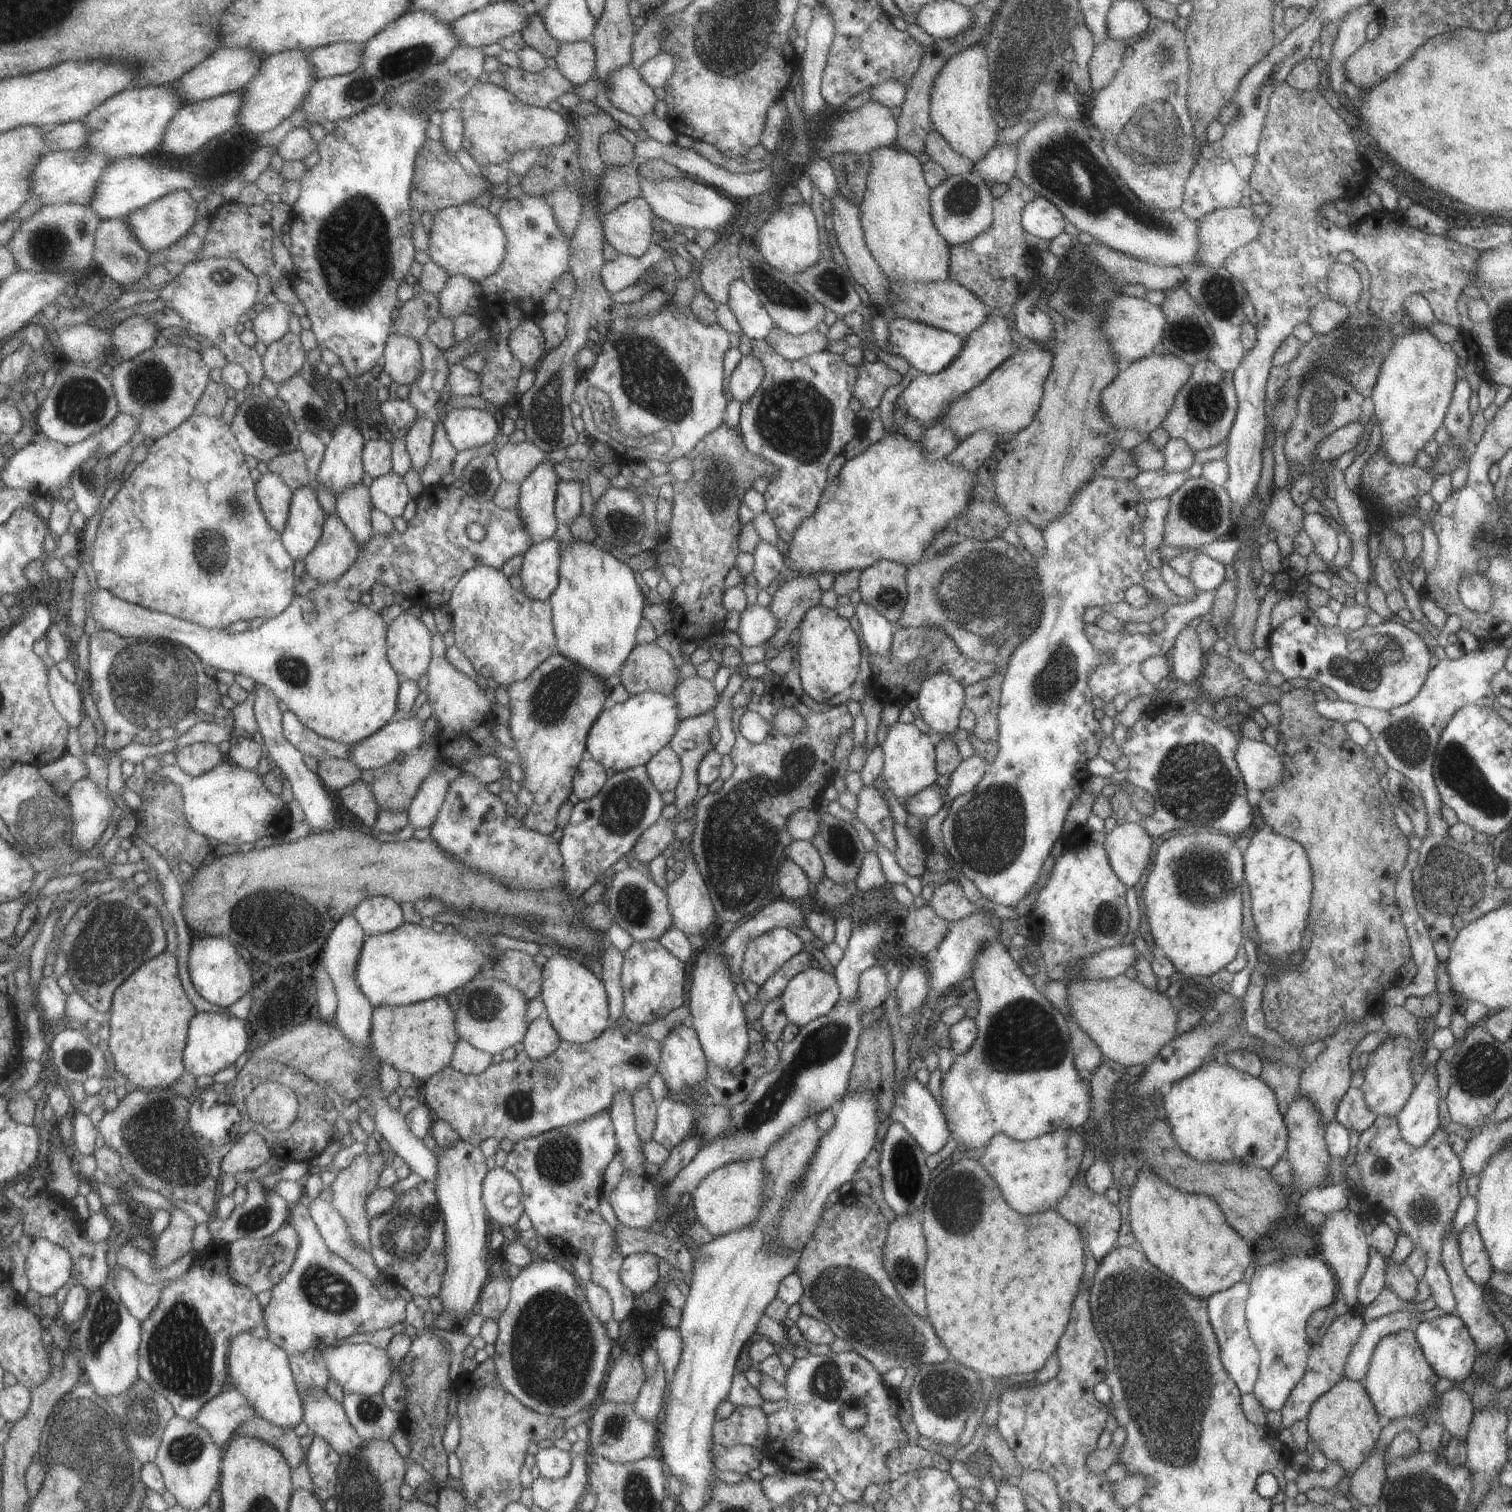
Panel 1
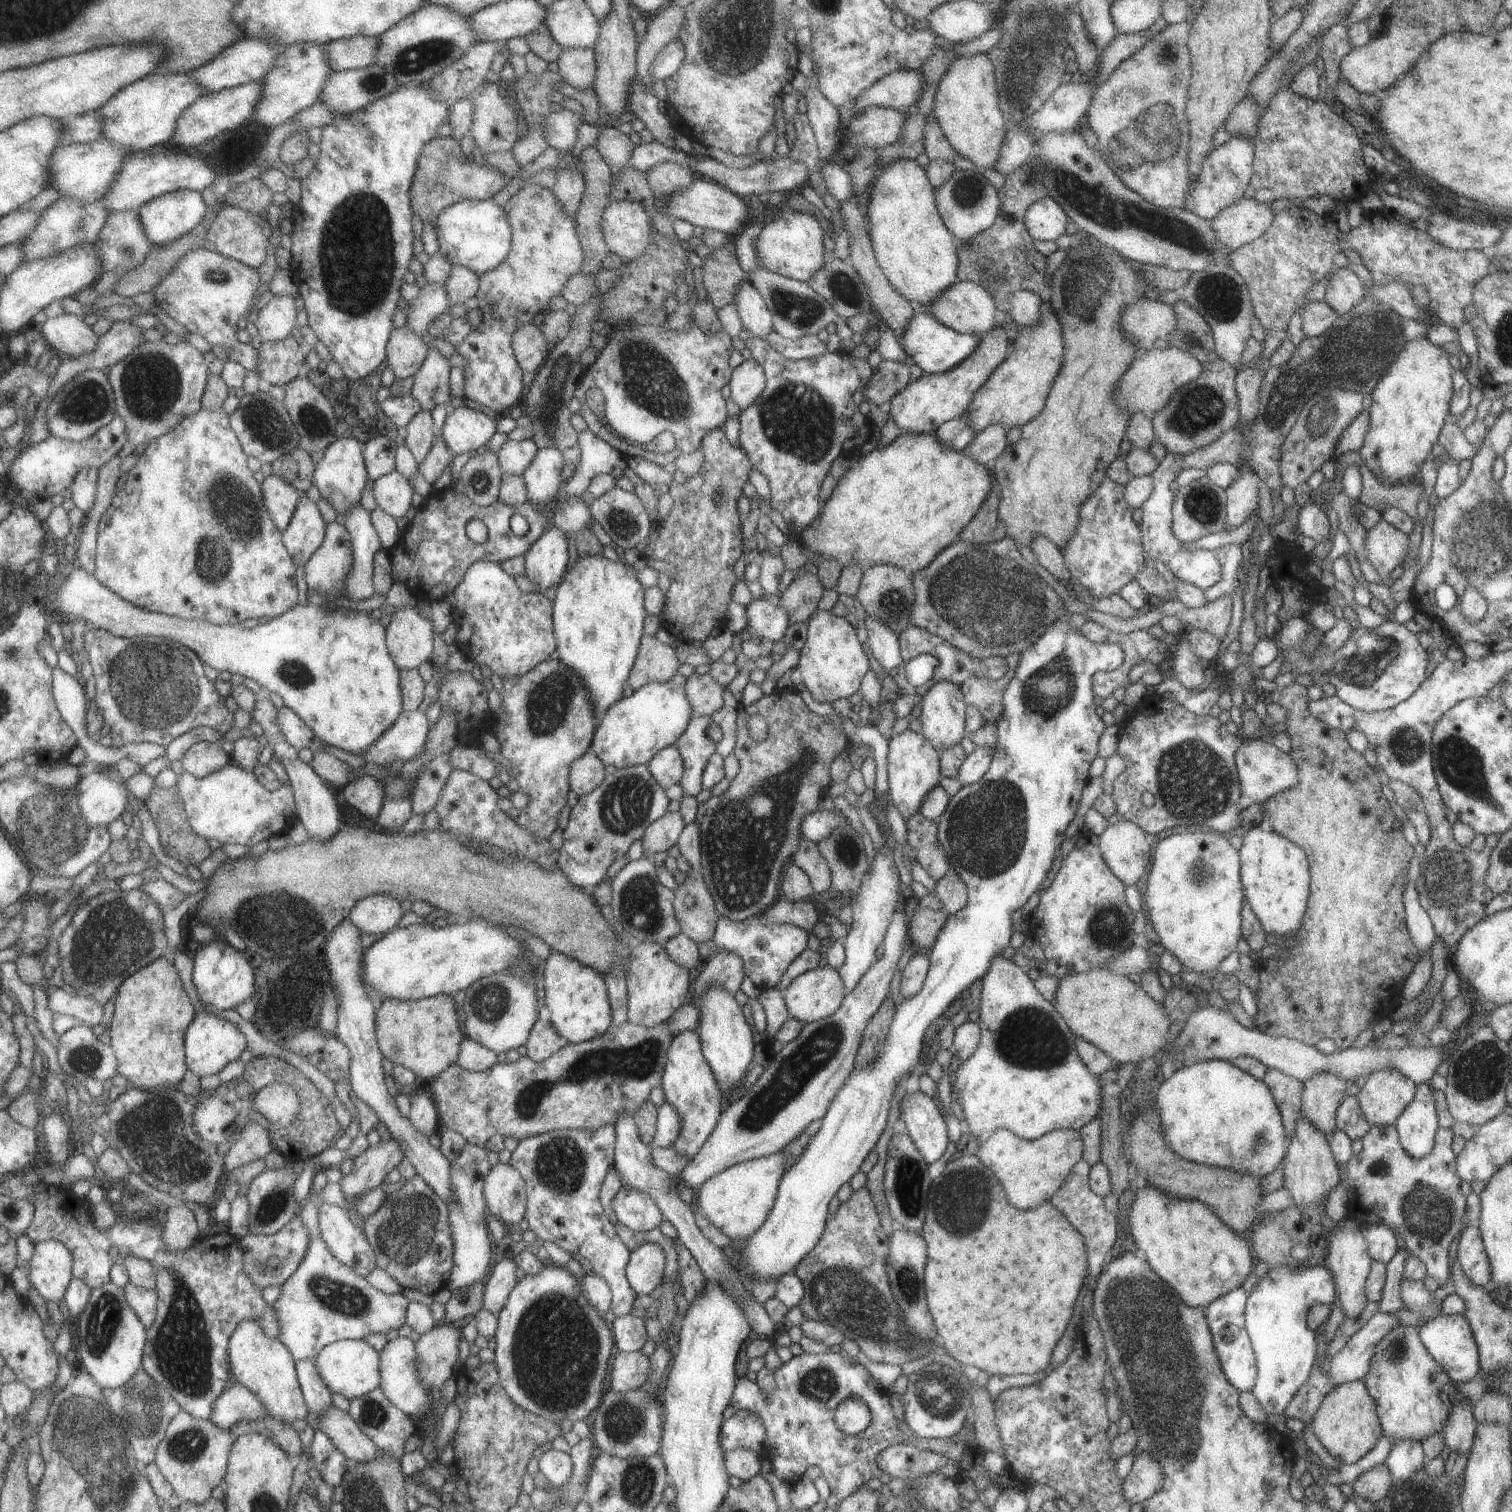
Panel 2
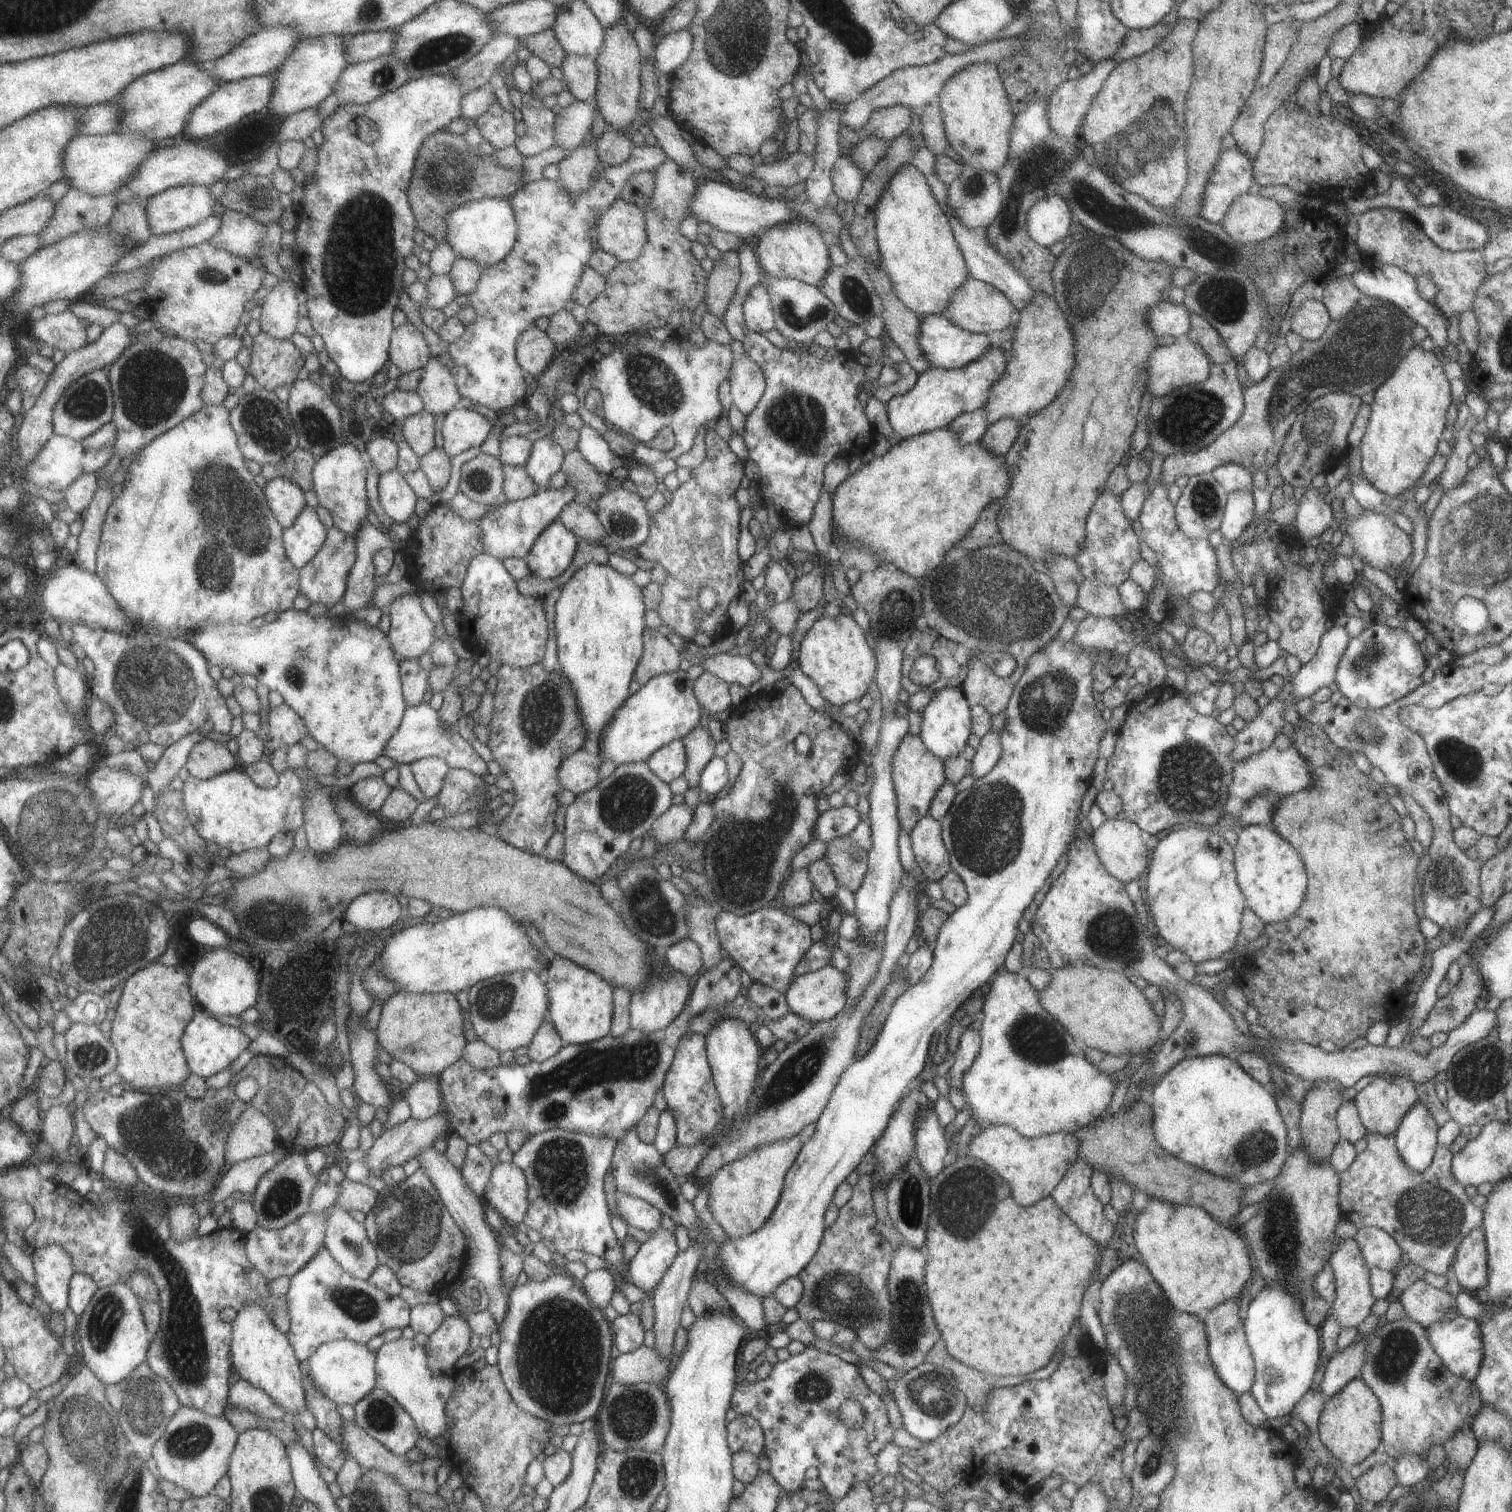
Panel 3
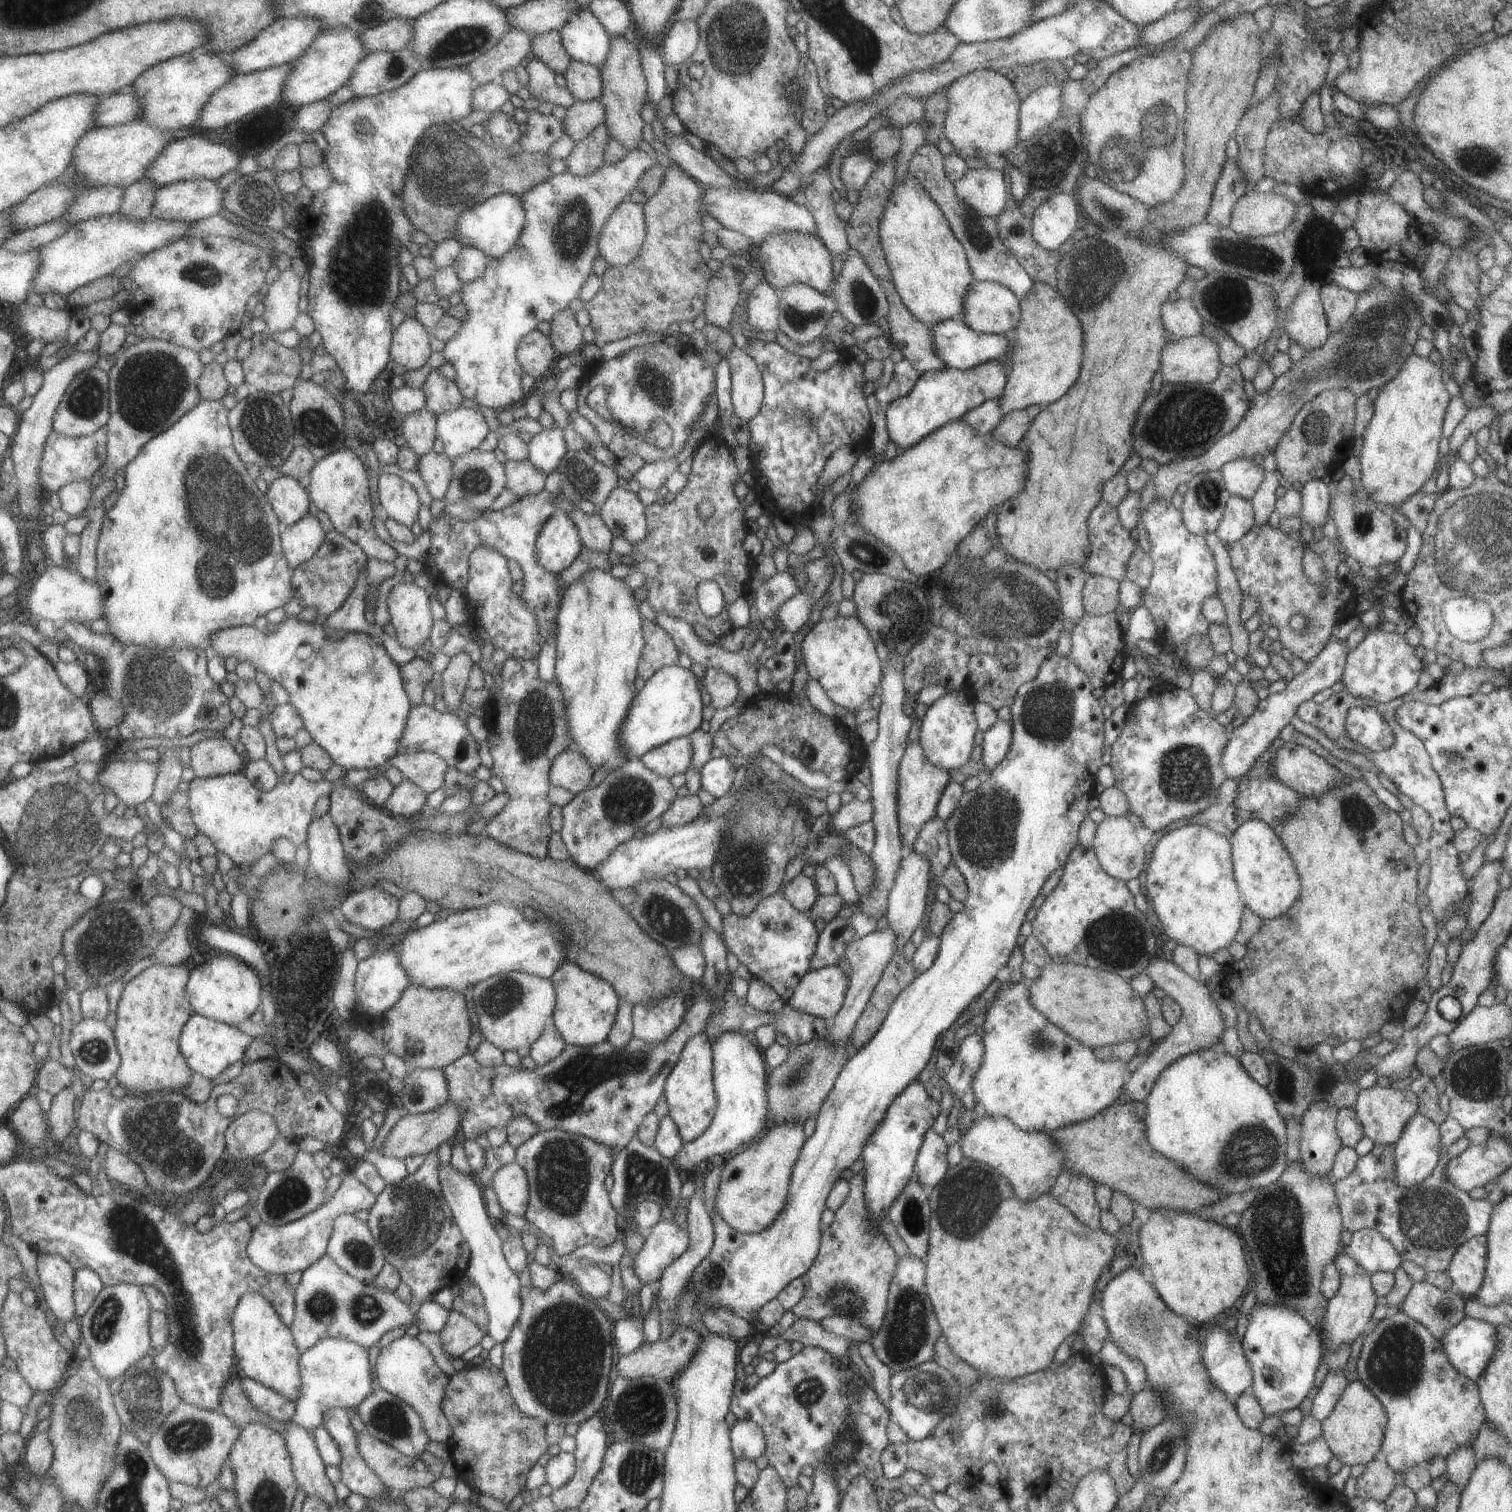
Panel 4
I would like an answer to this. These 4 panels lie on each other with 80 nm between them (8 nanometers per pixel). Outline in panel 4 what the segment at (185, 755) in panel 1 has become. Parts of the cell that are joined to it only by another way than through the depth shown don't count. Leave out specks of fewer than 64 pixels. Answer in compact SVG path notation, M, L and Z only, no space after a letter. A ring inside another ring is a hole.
M203 739L191 748L189 766L195 776L211 778L244 771L246 763L229 739Z

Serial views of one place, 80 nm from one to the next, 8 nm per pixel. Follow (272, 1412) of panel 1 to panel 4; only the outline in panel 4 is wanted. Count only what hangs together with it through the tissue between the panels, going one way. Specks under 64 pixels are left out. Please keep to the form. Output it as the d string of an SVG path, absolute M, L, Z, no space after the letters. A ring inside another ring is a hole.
M250 1292L239 1301L237 1308L234 1309L234 1317L231 1320L234 1326L235 1352L237 1362L244 1374L272 1388L275 1392L282 1394L289 1400L298 1402L302 1394L302 1352L295 1342L291 1327L288 1327L279 1316L278 1310L268 1301L265 1295Z

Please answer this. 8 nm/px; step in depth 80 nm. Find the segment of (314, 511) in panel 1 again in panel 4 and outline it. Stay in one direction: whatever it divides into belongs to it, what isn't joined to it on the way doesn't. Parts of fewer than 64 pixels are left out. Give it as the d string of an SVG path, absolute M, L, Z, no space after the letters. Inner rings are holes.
M310 514L303 517L298 523L284 527L282 541L290 565L296 569L298 566L305 565L307 561L310 561L326 541L326 534L327 532L323 528L320 518Z

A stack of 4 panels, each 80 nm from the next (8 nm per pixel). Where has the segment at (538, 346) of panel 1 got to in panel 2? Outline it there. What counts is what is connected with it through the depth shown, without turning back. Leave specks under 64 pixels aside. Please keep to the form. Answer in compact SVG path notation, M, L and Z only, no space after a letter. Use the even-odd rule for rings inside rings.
M531 323L515 329L510 343L518 365L522 366L524 371L532 373L543 364L549 350L542 330Z

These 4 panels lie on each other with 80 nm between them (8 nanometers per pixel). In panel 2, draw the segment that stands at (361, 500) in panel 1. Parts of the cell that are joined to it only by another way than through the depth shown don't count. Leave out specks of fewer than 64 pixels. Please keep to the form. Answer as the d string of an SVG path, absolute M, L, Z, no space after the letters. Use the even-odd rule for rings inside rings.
M360 504L353 505L346 514L346 527L354 538L354 569L348 576L348 596L351 600L365 600L376 593L374 570L376 554L383 548L373 522L371 511Z

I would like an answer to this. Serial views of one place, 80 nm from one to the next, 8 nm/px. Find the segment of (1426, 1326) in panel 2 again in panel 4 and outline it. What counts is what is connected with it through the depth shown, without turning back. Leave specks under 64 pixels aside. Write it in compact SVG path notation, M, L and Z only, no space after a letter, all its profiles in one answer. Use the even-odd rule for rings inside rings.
M1467 1315L1437 1340L1449 1364L1472 1381L1479 1378L1496 1345L1494 1326Z

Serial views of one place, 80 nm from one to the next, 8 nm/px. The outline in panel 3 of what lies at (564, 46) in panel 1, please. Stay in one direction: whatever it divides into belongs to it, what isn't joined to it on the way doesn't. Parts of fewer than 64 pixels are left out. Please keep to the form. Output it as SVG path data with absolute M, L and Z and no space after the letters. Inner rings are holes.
M566 53L559 68L562 81L577 101L594 98L598 75L595 58Z

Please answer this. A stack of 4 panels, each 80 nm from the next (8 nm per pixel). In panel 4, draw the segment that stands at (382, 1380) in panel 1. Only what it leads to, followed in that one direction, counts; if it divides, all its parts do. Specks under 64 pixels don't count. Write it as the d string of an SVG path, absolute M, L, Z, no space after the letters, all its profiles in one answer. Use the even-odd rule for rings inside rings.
M325 1339L302 1353L302 1394L291 1422L307 1430L324 1424L324 1410L358 1406L373 1392L373 1365L370 1352L362 1344L345 1339Z

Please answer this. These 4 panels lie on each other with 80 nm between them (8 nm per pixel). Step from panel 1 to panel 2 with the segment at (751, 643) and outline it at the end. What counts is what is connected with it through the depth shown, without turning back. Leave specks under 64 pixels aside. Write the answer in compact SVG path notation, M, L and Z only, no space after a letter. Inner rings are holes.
M763 598L751 601L745 608L746 626L751 638L757 640L781 640L789 626L784 609L772 605Z

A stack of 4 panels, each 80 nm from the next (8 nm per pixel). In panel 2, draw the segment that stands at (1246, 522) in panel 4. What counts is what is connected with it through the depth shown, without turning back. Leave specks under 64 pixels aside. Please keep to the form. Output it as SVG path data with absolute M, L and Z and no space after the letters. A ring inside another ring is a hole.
M1237 465L1238 474L1226 489L1225 530L1231 531L1241 525L1257 508L1258 474L1247 465Z

